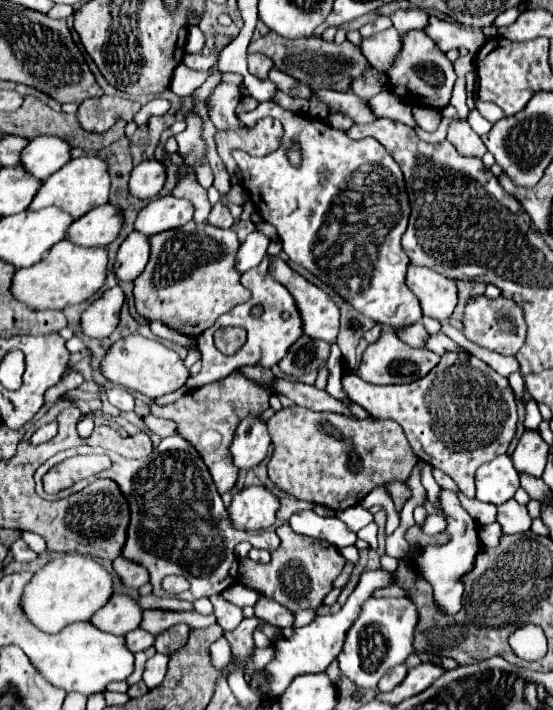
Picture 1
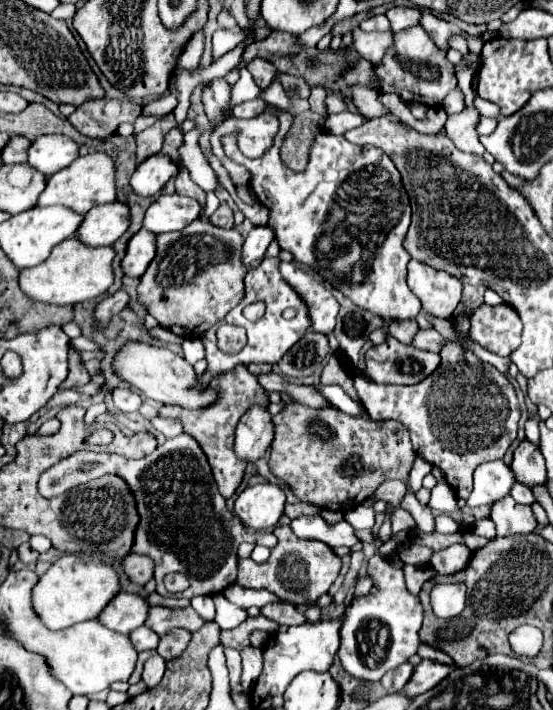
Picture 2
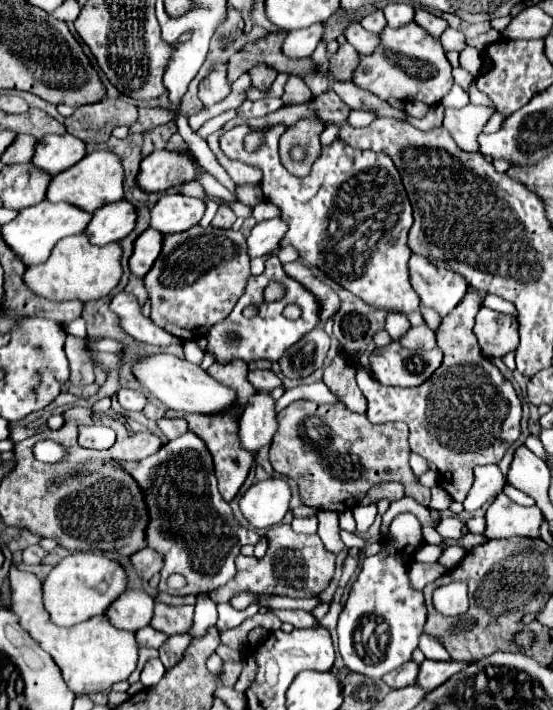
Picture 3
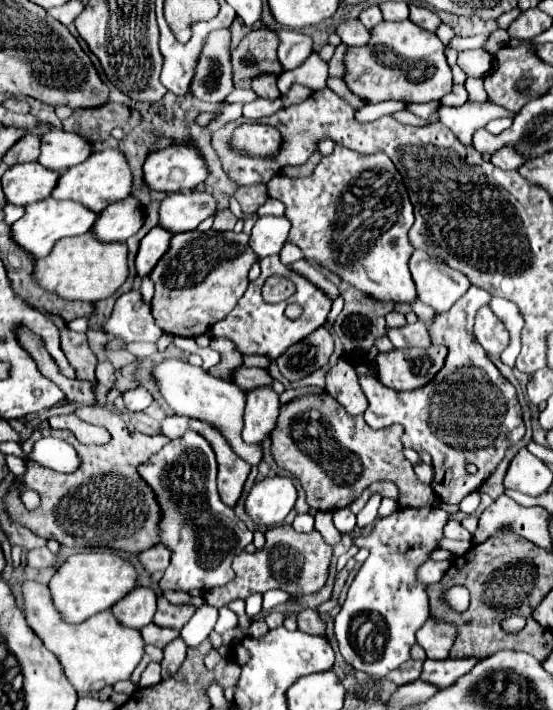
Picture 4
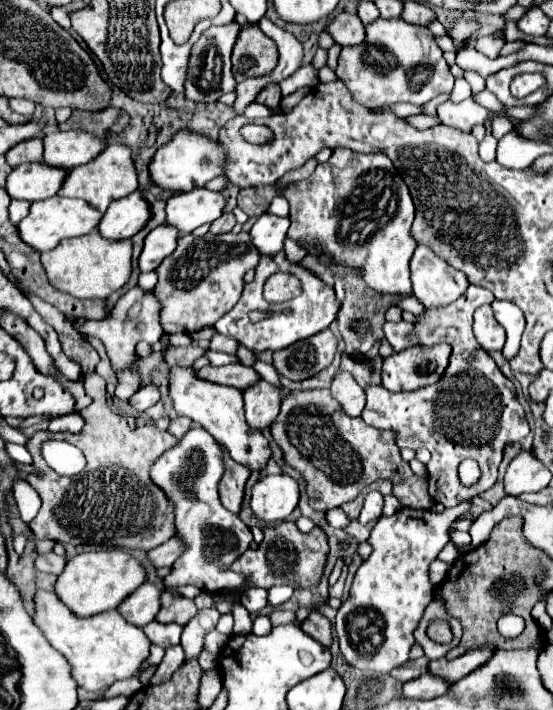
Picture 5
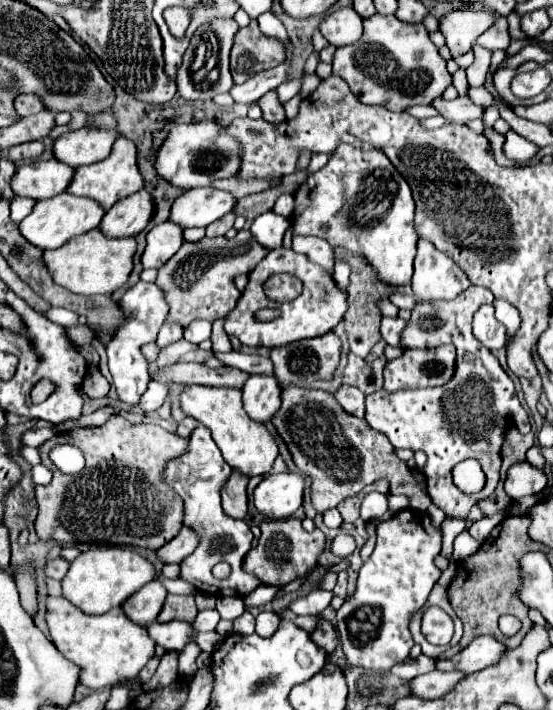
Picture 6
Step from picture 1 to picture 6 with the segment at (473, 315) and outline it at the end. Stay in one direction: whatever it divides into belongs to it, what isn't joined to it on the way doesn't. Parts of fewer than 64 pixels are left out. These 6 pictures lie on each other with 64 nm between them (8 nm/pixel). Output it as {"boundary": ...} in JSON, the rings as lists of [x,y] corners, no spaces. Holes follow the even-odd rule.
{"boundary":[[[484,304],[476,314],[474,314],[474,336],[480,340],[488,350],[498,350],[504,348],[506,344],[506,328],[494,318],[494,306]]]}

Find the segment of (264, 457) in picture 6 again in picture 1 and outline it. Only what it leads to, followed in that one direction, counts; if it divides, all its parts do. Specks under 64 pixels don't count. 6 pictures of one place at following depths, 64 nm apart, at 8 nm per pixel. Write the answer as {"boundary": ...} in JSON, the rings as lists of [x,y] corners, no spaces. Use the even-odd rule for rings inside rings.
{"boundary":[[[126,336],[114,342],[108,348],[106,356],[102,358],[100,370],[104,378],[110,380],[112,384],[120,384],[128,390],[136,390],[148,398],[158,398],[162,394],[182,388],[190,376],[190,372],[184,368],[180,356],[174,350],[166,348],[158,340],[150,340],[144,336]]]}

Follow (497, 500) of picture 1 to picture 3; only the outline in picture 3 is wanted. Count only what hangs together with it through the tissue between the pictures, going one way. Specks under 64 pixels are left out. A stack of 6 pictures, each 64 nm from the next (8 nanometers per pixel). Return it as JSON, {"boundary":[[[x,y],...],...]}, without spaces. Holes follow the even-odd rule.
{"boundary":[[[486,464],[474,468],[474,484],[463,502],[465,511],[478,509],[490,498],[496,498],[498,494],[502,494],[504,486],[506,486],[506,476],[498,468],[498,464]]]}

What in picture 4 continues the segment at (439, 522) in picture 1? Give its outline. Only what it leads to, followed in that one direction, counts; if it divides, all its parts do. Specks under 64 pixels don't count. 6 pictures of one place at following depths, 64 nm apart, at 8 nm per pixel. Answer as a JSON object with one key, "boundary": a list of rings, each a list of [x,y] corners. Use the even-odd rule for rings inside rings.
{"boundary":[[[450,518],[448,524],[444,526],[444,536],[454,538],[454,540],[470,540],[470,532],[460,522],[456,522],[454,518]]]}

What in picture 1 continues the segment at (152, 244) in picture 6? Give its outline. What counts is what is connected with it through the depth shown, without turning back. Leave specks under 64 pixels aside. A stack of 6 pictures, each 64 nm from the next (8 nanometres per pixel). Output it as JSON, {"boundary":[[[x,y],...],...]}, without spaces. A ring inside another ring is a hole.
{"boundary":[[[140,232],[128,234],[128,238],[120,244],[116,260],[114,260],[114,274],[118,282],[132,282],[144,270],[150,254],[148,236],[140,236]]]}

